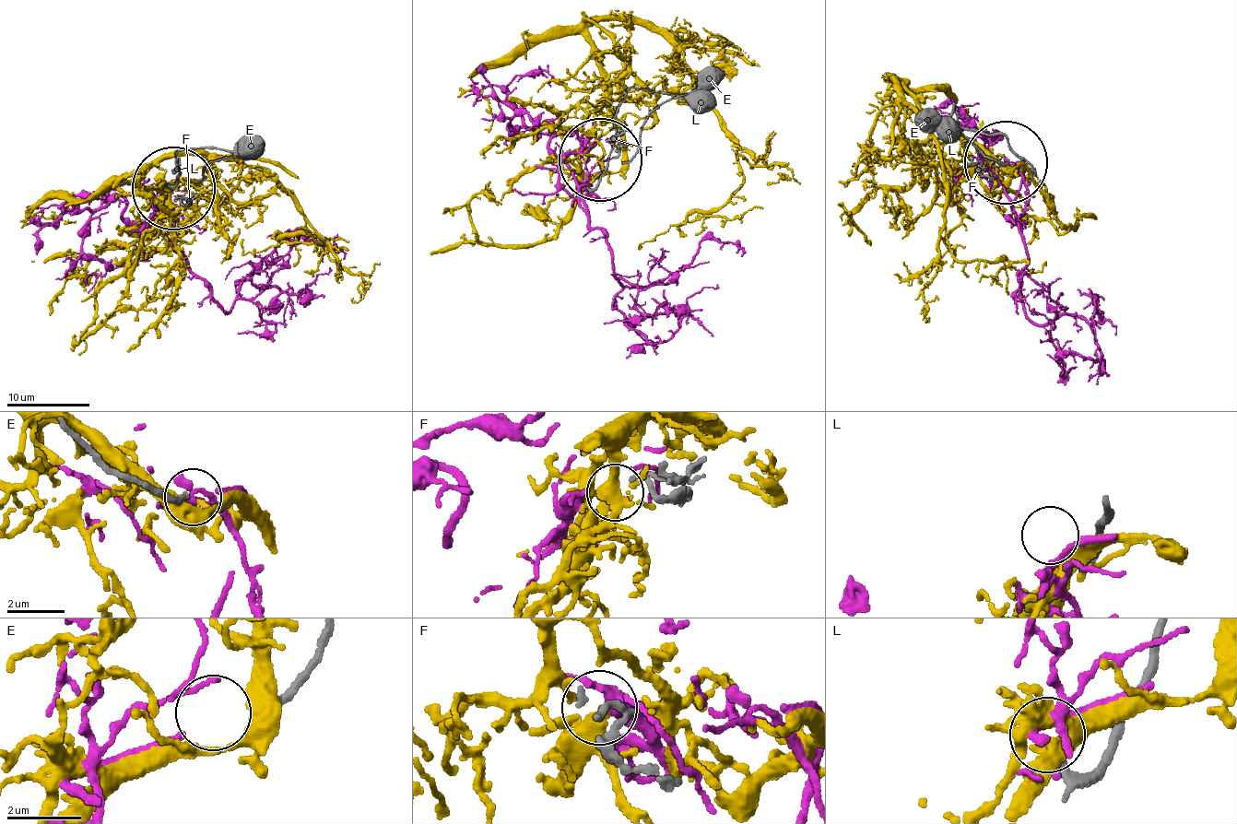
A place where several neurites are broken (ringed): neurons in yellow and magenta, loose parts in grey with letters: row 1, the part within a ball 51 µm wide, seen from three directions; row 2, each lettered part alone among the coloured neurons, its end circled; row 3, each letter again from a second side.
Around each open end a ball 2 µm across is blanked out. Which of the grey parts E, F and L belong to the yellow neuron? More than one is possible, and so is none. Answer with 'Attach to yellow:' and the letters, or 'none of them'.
Attach to yellow: F

